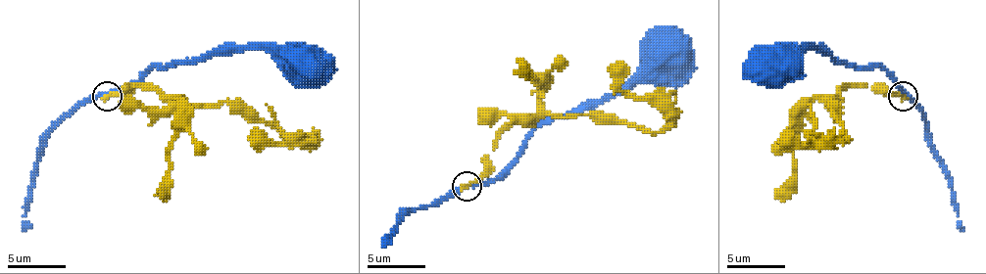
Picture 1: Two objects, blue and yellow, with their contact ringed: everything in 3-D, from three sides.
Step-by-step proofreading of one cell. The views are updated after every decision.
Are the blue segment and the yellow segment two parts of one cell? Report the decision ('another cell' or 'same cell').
another cell

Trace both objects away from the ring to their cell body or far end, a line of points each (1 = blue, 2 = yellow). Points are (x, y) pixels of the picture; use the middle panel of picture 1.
1: (468, 185), (491, 182), (535, 129), (555, 117), (593, 109), (637, 82), (649, 82), (672, 56), (669, 56)
2: (468, 185), (515, 123), (614, 114), (658, 132), (666, 117), (619, 88), (616, 62)

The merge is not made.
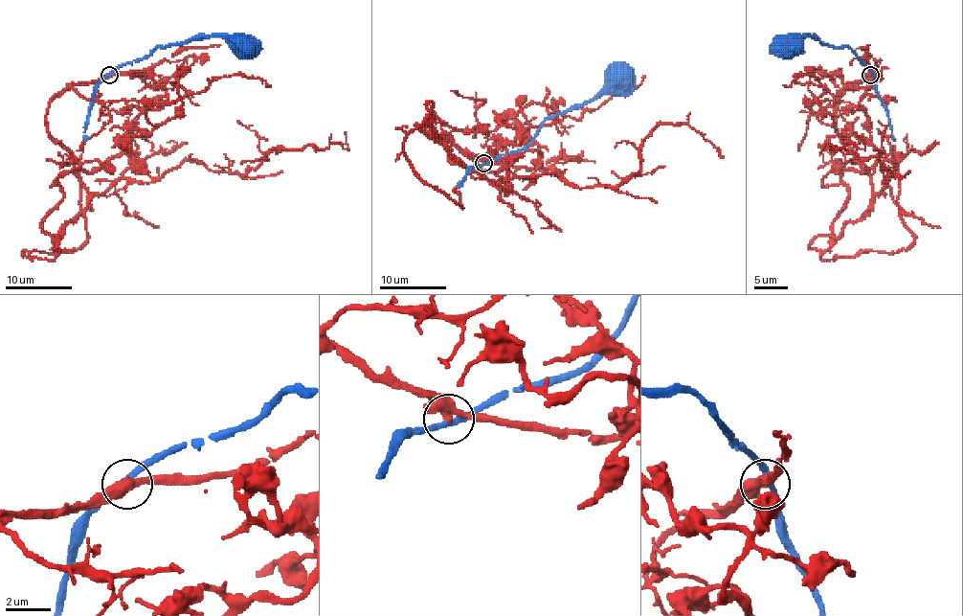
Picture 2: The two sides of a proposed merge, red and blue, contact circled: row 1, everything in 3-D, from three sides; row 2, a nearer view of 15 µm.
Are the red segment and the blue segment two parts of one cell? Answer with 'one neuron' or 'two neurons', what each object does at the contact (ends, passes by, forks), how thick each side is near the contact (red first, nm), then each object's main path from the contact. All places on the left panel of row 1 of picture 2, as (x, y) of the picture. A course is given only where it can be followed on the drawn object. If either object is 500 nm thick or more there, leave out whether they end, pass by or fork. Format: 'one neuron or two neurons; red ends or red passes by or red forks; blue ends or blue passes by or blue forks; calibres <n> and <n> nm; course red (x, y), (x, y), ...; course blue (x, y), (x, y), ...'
one neuron; red passes by; blue passes by; calibres 420 and 280 nm; course red (110, 75), (70, 85), (46, 114), (93, 193), (185, 160), (244, 173), (272, 148), (346, 148), (345, 132); course blue (110, 75), (126, 63), (145, 58), (157, 47), (222, 36), (242, 50), (249, 48), (247, 43)

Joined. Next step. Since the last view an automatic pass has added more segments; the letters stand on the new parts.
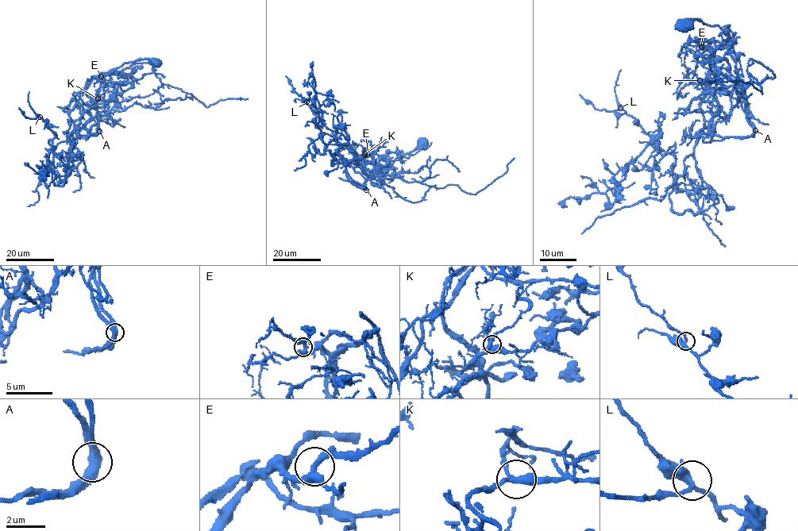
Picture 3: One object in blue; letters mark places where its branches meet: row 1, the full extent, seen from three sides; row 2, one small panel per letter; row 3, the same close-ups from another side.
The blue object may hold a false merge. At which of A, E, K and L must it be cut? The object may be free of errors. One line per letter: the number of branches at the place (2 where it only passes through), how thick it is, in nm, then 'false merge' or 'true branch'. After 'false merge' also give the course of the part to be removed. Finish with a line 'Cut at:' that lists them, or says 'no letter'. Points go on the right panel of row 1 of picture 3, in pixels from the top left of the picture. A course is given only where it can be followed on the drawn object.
A: 3 branches meet; 280 nm thick; false merge; foreign part runs (754, 130), (703, 130), (695, 167), (718, 202), (695, 214), (671, 208), (676, 158), (652, 144), (567, 207)
E: 3 branches meet; 320 nm thick; true branch
K: 3 branches meet; 320 nm thick; true branch
L: 3 branches meet; 280 nm thick; true branch
Cut at: A

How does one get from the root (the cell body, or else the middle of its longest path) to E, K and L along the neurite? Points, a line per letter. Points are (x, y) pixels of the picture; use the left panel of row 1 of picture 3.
E: (156, 62), (155, 64), (147, 59), (138, 59), (124, 63), (93, 78), (101, 76)
K: (156, 62), (155, 64), (147, 59), (138, 59), (94, 76), (86, 93), (95, 103), (93, 105), (98, 98)
L: (156, 62), (124, 63), (86, 83), (69, 113), (63, 186), (52, 178), (55, 134), (40, 117)

